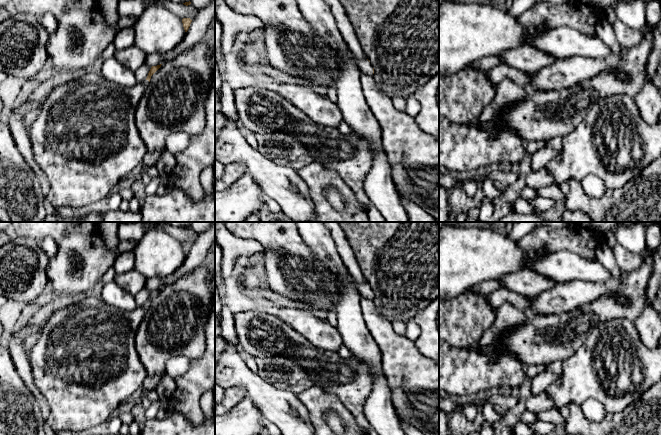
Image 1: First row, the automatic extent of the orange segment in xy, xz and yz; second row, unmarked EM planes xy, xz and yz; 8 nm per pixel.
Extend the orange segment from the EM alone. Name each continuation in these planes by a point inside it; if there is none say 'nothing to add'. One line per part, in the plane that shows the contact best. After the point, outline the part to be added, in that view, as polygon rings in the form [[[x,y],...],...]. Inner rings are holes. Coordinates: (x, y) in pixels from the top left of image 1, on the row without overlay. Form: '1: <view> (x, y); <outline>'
1: xz (364, 290); [[[349,274],[349,280],[355,286],[360,298],[373,299],[373,291],[367,283],[358,284],[356,280]]]

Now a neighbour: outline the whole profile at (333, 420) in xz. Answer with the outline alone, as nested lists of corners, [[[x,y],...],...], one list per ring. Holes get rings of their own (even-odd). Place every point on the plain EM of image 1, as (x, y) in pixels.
[[[330,411],[326,416],[326,422],[328,426],[338,435],[342,435],[345,432],[345,424],[341,418],[334,412]]]

